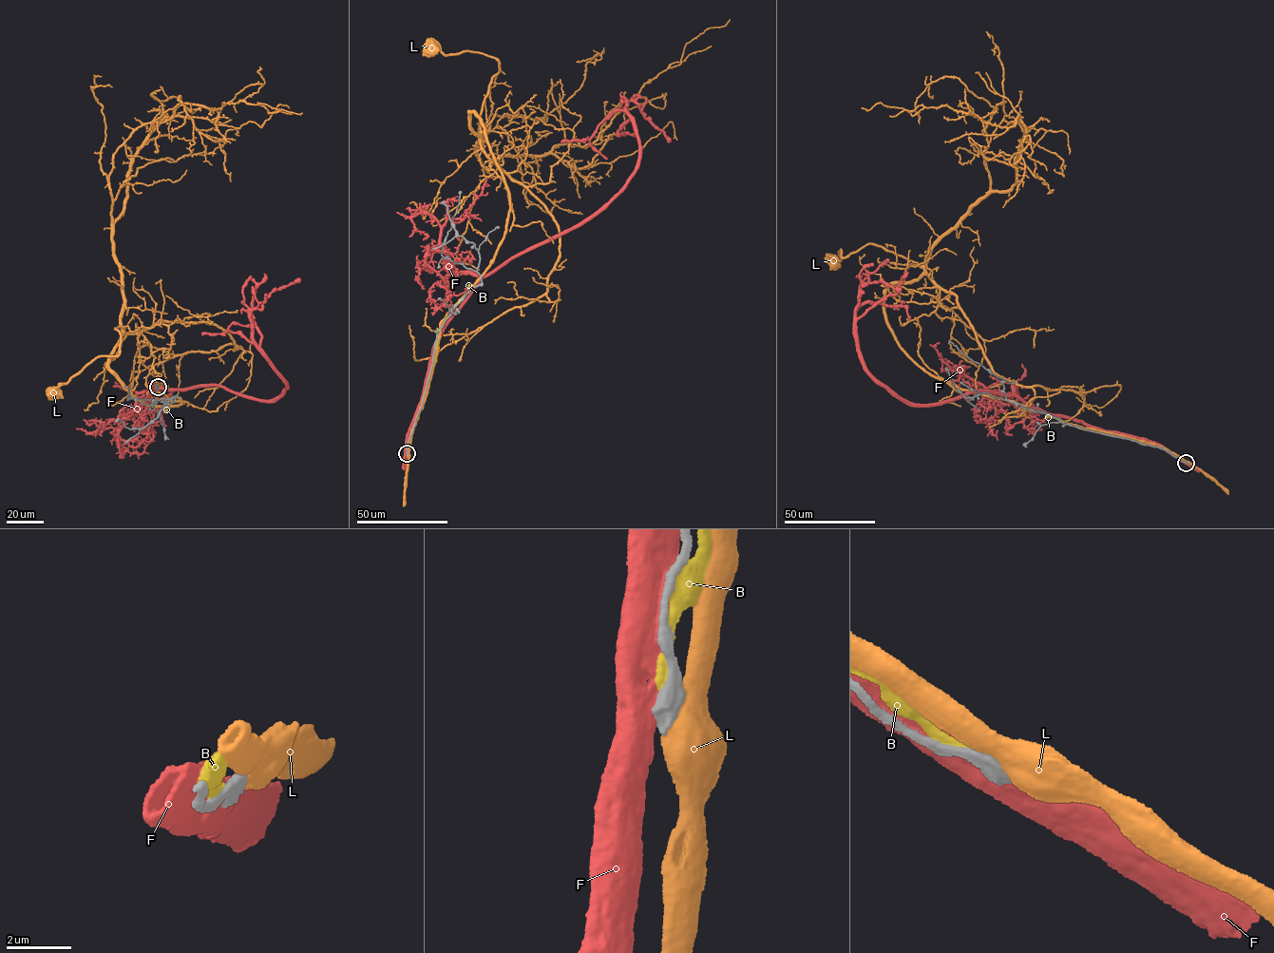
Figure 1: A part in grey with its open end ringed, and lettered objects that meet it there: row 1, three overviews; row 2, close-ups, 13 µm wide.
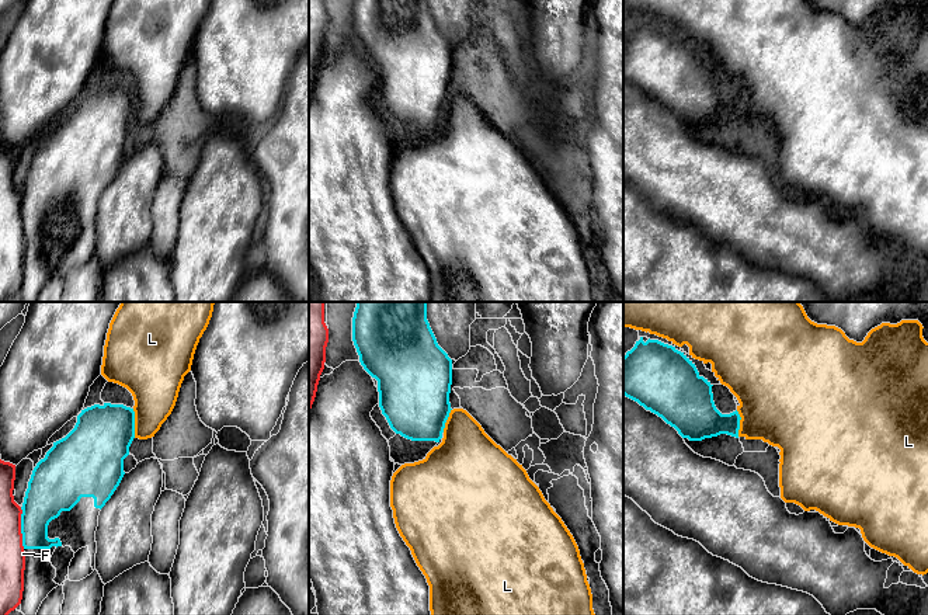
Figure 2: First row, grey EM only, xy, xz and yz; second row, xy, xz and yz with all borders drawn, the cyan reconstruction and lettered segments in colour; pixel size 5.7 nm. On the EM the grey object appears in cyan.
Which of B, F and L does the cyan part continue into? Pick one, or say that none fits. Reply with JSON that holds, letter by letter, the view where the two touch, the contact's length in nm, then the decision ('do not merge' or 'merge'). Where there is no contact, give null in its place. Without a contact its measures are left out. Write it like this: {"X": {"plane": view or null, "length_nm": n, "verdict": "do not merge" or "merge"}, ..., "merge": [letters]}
{"B": {"plane": null, "verdict": "do not merge"}, "F": {"plane": "xy", "length_nm": 240, "verdict": "do not merge"}, "L": {"plane": "xy", "length_nm": 170, "verdict": "do not merge"}, "merge": []}

